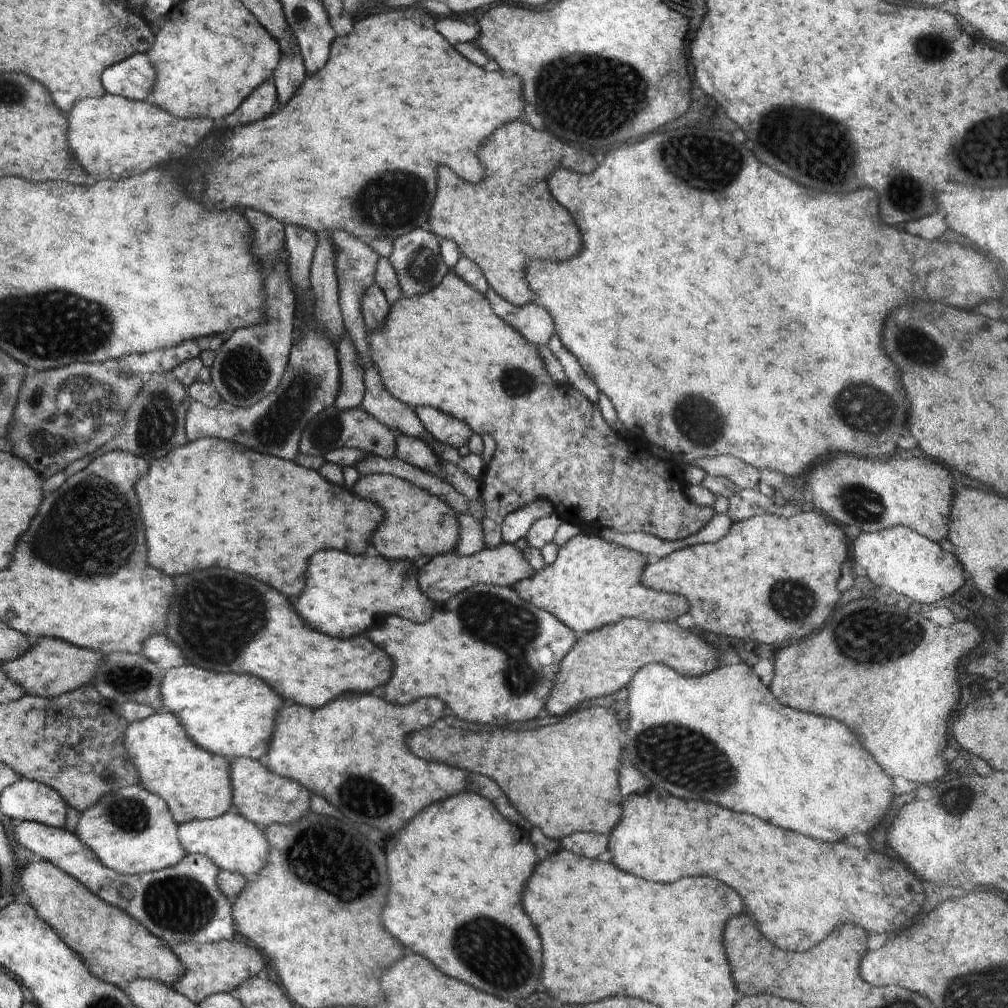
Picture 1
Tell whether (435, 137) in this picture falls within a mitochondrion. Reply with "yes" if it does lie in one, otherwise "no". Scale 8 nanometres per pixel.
no

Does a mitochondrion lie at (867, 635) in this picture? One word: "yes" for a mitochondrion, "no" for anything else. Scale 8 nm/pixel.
yes

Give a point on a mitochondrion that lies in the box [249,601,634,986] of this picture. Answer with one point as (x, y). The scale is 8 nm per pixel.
(351, 872)

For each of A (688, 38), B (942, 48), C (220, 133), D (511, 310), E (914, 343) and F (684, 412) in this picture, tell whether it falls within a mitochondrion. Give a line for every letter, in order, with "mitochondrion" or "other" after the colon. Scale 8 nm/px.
A: other
B: mitochondrion
C: other
D: other
E: mitochondrion
F: mitochondrion

